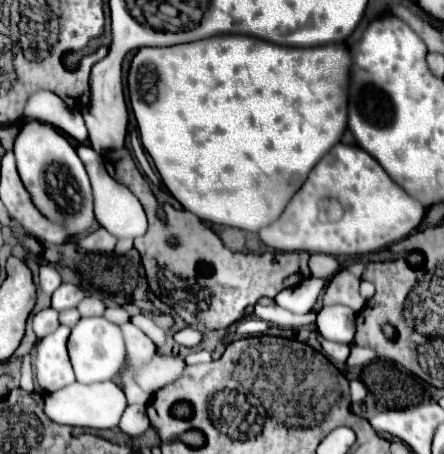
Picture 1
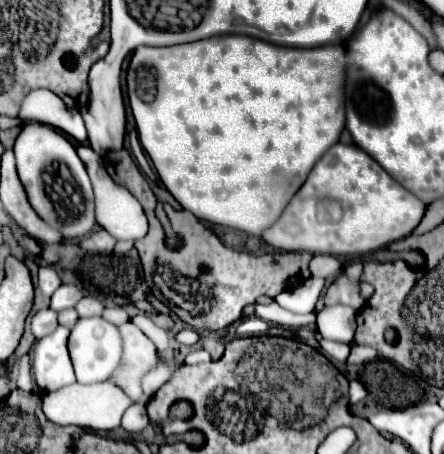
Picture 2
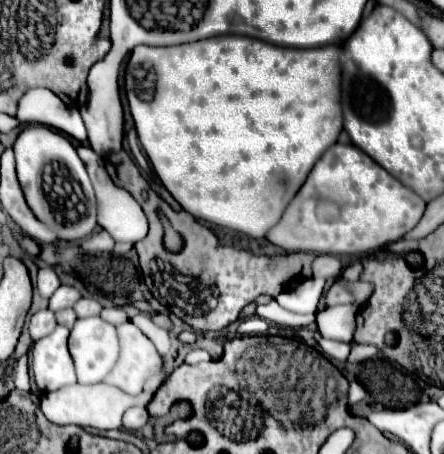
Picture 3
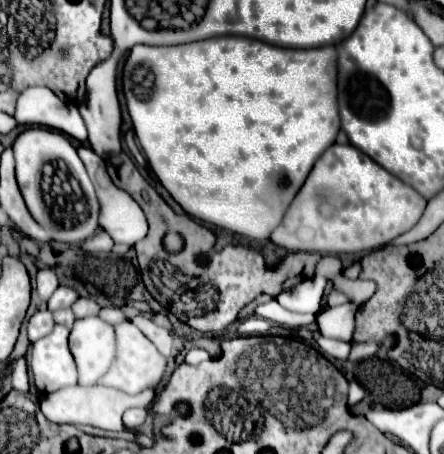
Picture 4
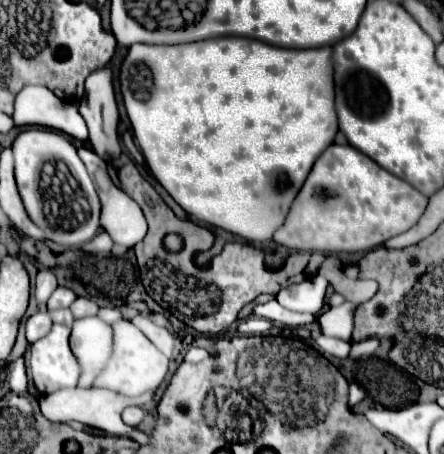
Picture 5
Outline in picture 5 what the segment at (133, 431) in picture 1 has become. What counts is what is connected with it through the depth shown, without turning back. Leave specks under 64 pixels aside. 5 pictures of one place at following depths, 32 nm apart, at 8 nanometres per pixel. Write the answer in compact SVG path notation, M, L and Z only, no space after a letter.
M130 406L130 408L126 408L126 410L122 412L122 420L124 420L126 424L132 424L132 426L138 426L138 424L142 422L142 418L144 418L144 412L142 412L142 408L138 408L138 406Z

